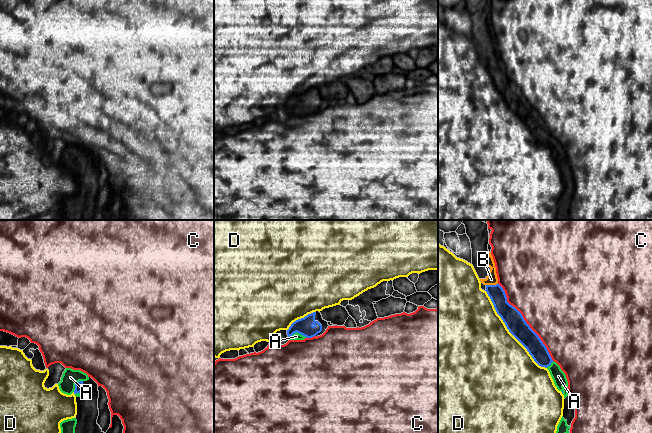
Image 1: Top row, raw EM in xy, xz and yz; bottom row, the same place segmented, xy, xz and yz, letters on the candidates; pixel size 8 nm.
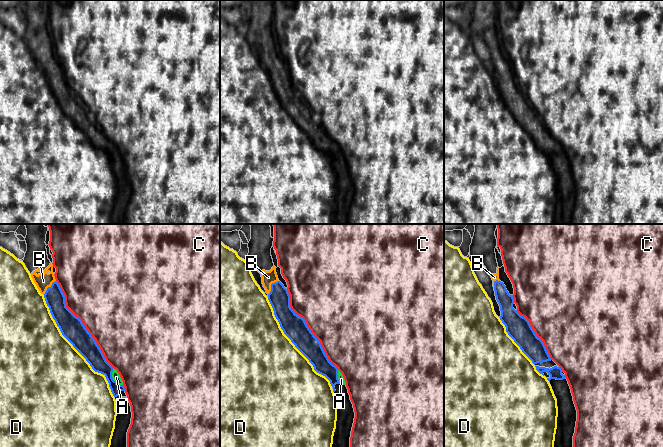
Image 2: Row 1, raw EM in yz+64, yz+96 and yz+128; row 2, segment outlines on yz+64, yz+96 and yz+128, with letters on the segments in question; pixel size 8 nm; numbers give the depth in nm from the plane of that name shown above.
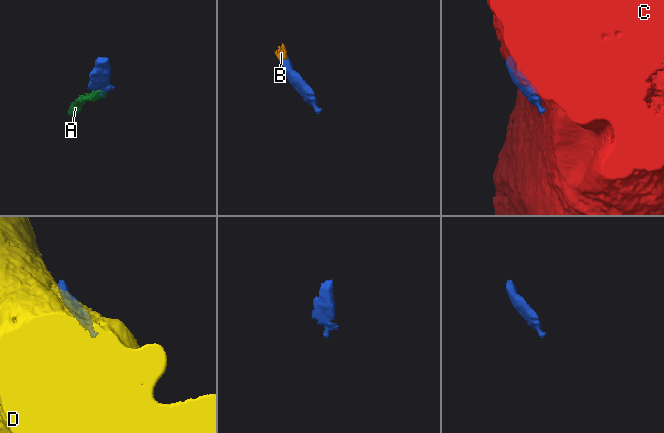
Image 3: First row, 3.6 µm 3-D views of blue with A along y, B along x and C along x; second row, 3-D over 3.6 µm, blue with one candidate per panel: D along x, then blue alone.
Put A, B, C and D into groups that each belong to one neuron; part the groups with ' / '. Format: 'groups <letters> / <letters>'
groups A B / C / D

